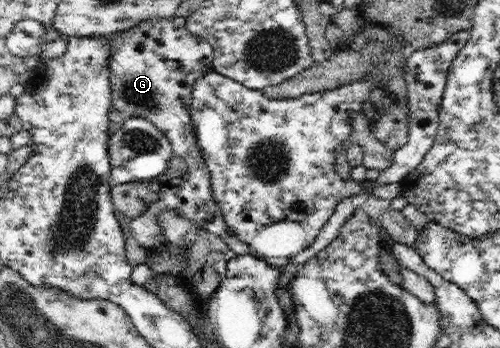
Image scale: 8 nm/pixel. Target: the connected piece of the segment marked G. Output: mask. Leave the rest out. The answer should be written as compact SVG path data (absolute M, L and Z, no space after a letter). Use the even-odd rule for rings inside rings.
M150 18L136 26L114 33L109 48L109 79L111 82L111 106L124 116L148 119L171 142L173 154L186 161L188 169L178 181L166 185L159 197L136 218L128 221L132 236L138 243L152 250L165 239L158 226L161 210L175 210L187 217L195 229L204 229L218 235L227 245L228 254L243 255L249 246L238 240L228 230L220 207L212 196L209 167L196 143L196 129L190 118L190 106L194 84L206 76L212 68L213 46L203 38L194 36L184 18Z

